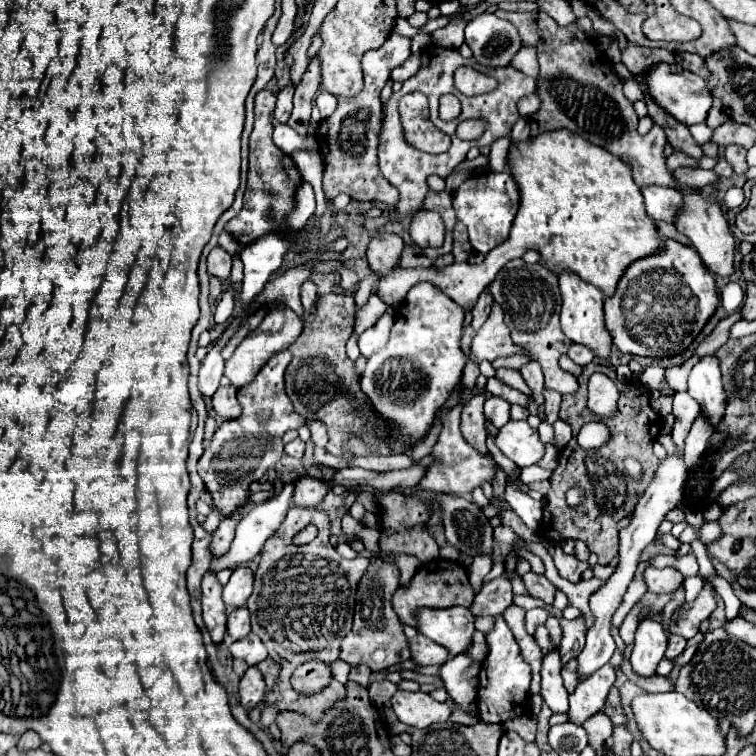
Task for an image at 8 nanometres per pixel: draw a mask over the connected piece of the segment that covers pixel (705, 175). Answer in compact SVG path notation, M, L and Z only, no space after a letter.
M675 169L675 177L683 185L693 185L701 189L719 181L719 175L715 171L705 171L705 169Z

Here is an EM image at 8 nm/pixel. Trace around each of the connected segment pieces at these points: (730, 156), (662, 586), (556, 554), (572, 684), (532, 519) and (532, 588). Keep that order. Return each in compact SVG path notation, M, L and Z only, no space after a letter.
M729 145L727 149L725 149L725 159L733 165L733 169L735 169L735 173L737 175L743 175L747 169L749 169L749 165L747 165L747 161L745 161L745 149L743 147L739 147L739 145Z
M645 569L645 581L651 593L671 593L681 585L681 573L677 569Z
M553 543L553 549L549 547L549 553L553 555L555 567L559 571L559 575L571 583L579 583L581 581L581 573L590 568L588 561L579 561L573 555L565 555L559 543Z
M573 659L573 661L569 661L569 663L563 667L561 675L563 675L563 681L565 681L567 691L569 691L569 693L573 693L573 691L575 691L575 687L581 683L581 679L579 679L579 675L577 675L577 661L575 661L575 659Z
M513 487L505 489L505 501L509 503L509 507L519 515L519 519L529 527L529 529L537 529L541 523L541 513L543 513L543 503L541 501L533 501L527 493L521 493Z
M529 571L529 573L523 575L523 583L525 583L525 587L527 587L531 597L543 599L545 603L553 603L557 589L547 581L545 575L537 575L537 573Z

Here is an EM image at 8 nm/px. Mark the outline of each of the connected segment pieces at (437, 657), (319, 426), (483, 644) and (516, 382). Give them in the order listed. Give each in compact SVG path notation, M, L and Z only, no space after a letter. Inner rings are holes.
M421 633L409 641L409 647L411 647L411 659L419 665L443 665L445 661L449 661L449 651L445 651L445 647L433 643L429 637Z
M307 421L305 423L311 431L311 439L317 447L325 447L327 445L327 429L325 429L325 423L323 421Z
M481 631L475 633L475 639L473 639L473 645L469 649L469 655L473 659L477 659L477 663L483 663L485 661L485 655L487 655L487 641L485 641L485 635Z
M499 369L499 371L497 371L497 379L501 379L503 383L507 383L507 385L513 387L513 389L519 389L519 391L525 393L525 395L531 395L531 393L533 393L533 391L527 387L527 383L523 381L521 373L515 371L515 369Z

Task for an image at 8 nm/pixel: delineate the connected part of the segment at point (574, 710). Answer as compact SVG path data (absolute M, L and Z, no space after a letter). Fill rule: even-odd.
M611 663L597 669L587 681L583 681L577 691L569 697L569 717L573 723L581 725L591 715L599 713L605 707L609 689L615 683L615 667Z

